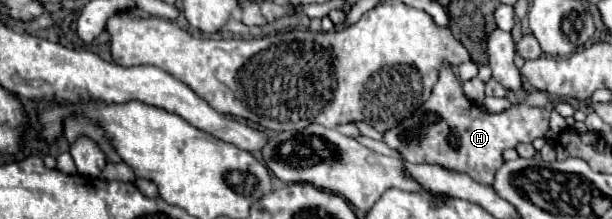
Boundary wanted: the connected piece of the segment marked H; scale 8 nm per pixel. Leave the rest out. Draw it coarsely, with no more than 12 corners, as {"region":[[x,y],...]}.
{"region":[[444,67],[384,143],[492,185],[502,153],[544,137],[546,107],[484,113]]}

